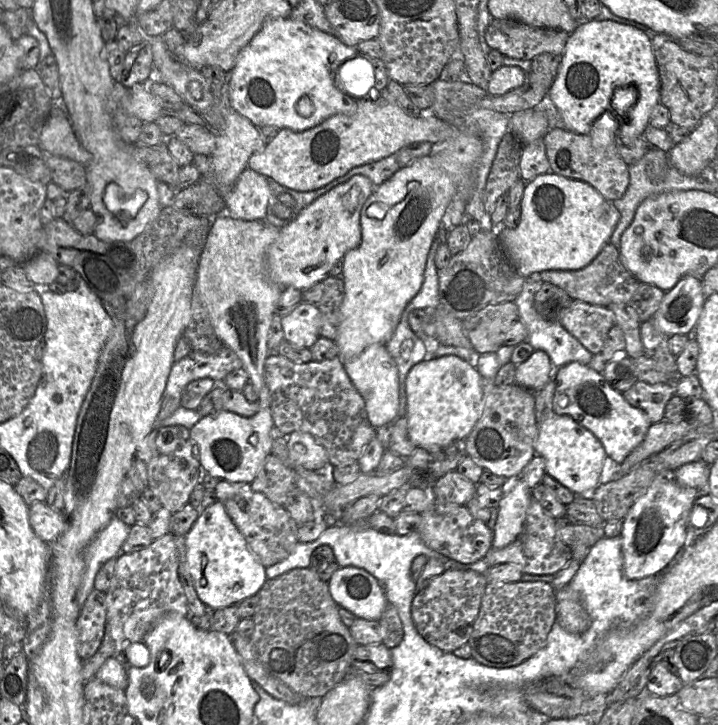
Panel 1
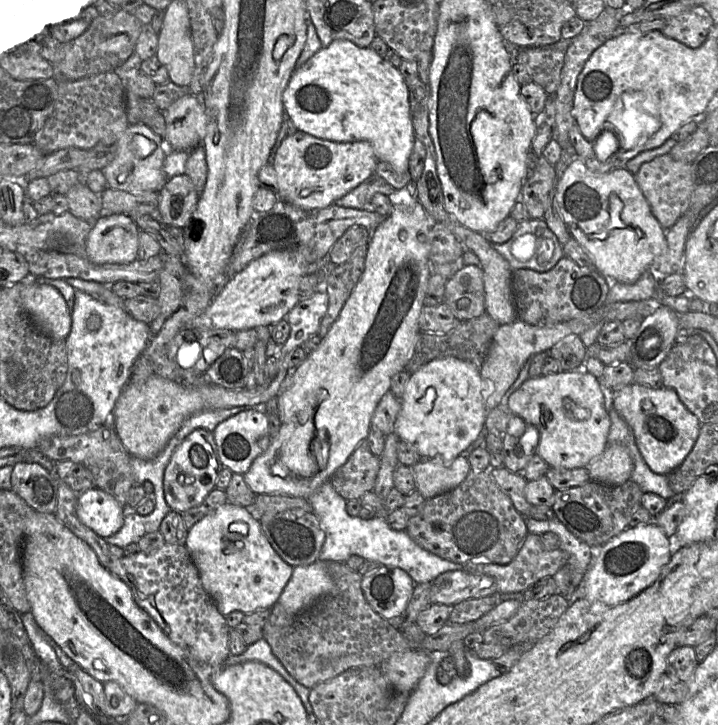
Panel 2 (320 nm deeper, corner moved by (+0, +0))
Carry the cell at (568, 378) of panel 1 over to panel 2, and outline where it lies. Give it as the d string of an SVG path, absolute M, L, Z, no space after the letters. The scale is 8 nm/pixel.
M635 383L614 390L613 408L629 425L637 447L650 469L669 475L679 467L694 447L701 423L680 400L673 389L651 389Z

